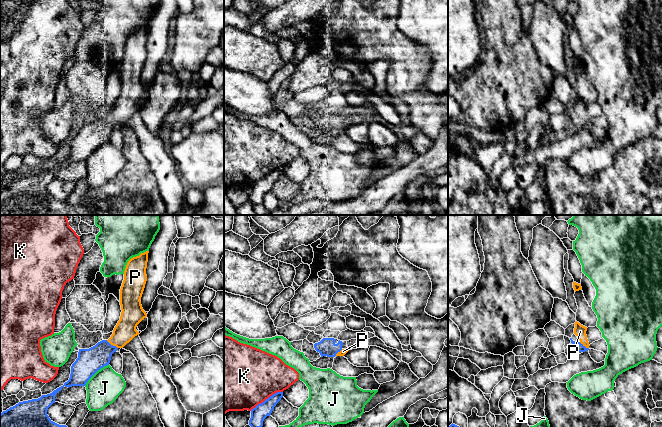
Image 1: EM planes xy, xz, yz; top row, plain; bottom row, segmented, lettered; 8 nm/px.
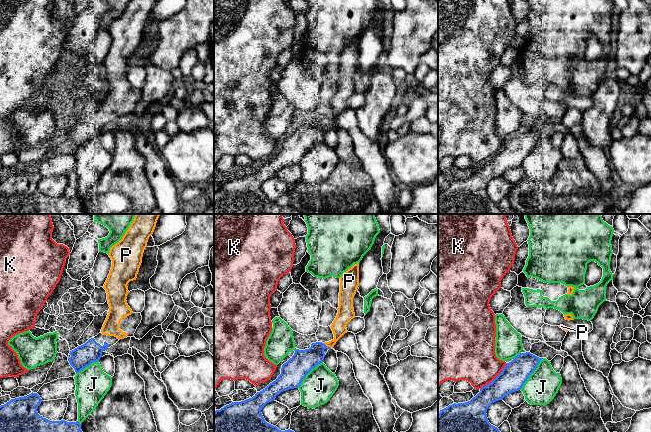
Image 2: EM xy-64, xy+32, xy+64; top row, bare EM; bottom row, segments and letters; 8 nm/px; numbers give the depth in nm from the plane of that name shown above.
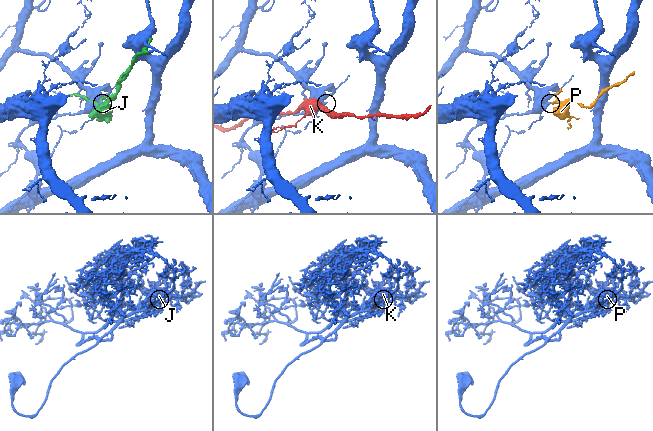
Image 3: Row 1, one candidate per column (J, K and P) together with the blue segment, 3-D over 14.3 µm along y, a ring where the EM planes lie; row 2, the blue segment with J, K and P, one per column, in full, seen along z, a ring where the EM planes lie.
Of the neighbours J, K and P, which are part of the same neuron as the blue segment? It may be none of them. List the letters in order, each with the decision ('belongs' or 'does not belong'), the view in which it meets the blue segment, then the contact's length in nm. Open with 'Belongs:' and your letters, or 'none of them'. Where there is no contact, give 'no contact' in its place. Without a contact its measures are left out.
Belongs: P
J: does not belong | xy | 260 nm
K: does not belong | xz | 300 nm
P: belongs | xy | 120 nm

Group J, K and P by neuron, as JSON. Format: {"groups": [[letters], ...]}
{"groups": [["J"], ["K"], ["P"]]}

